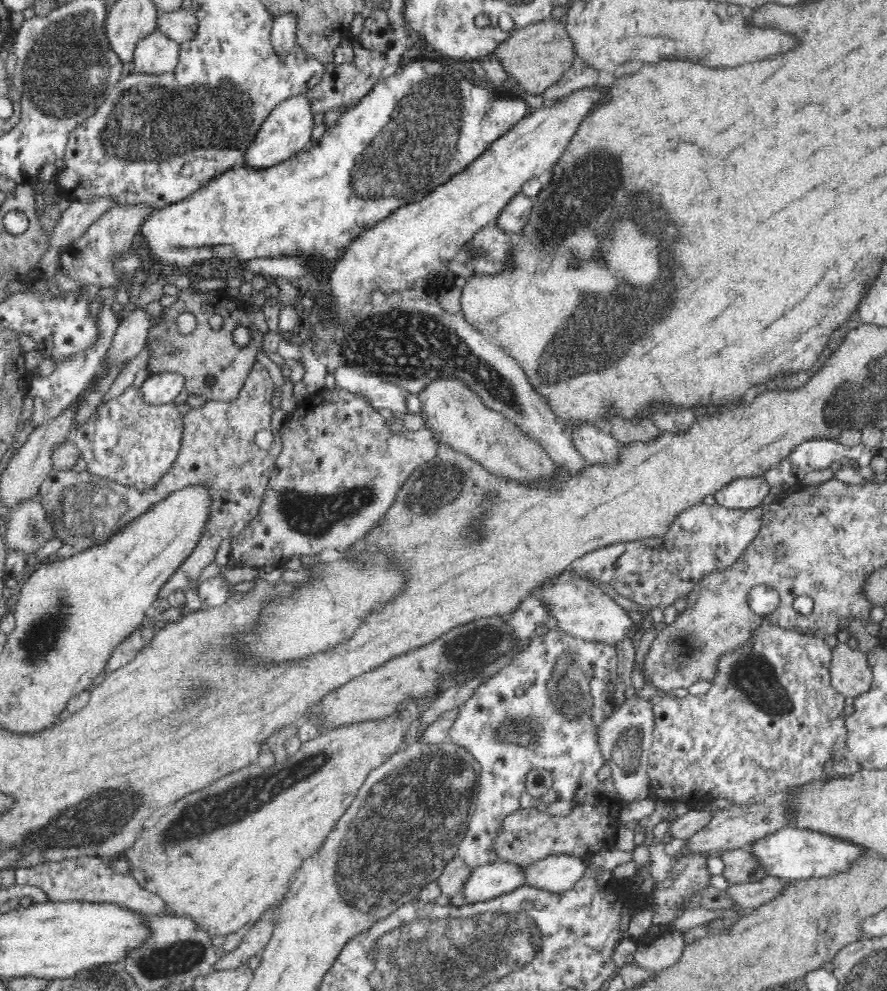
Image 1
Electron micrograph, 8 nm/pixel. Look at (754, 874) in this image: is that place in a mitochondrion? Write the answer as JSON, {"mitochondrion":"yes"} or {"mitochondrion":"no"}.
{"mitochondrion":"no"}

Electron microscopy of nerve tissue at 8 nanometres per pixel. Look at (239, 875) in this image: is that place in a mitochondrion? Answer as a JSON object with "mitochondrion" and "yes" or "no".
{"mitochondrion":"no"}

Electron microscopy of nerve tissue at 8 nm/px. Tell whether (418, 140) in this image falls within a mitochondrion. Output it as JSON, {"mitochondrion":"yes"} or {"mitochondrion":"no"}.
{"mitochondrion":"yes"}

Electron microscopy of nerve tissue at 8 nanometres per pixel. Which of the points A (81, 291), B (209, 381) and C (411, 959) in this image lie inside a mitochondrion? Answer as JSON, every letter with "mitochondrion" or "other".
{"A":"other","B":"other","C":"mitochondrion"}

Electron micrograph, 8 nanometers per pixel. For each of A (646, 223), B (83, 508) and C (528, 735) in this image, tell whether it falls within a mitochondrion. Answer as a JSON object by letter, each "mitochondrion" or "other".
{"A":"mitochondrion","B":"mitochondrion","C":"mitochondrion"}

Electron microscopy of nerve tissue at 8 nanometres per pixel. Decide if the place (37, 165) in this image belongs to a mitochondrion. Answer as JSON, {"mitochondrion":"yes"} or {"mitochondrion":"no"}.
{"mitochondrion":"no"}

